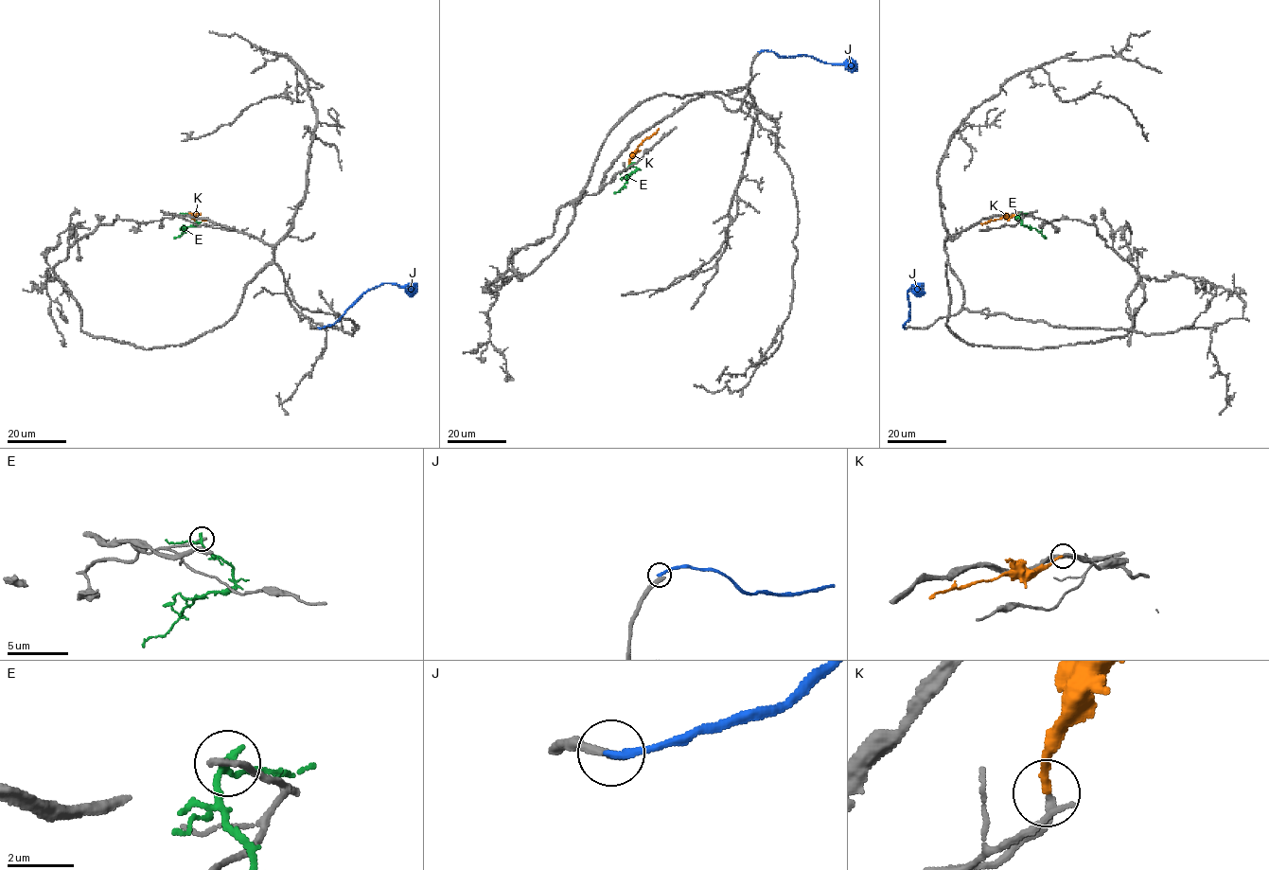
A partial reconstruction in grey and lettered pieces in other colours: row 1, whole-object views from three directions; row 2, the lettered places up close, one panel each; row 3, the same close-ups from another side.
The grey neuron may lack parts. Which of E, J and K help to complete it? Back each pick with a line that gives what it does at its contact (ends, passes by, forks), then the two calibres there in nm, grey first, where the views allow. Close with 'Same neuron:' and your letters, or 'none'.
K: it ends | 200/200 nm
Same neuron: K

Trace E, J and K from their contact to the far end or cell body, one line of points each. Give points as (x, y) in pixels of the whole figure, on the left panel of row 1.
E: (189, 213), (196, 223), (174, 239)
J: (319, 328), (332, 325), (363, 292), (383, 283), (412, 287), (416, 292)
K: (189, 213), (197, 219), (219, 223)

